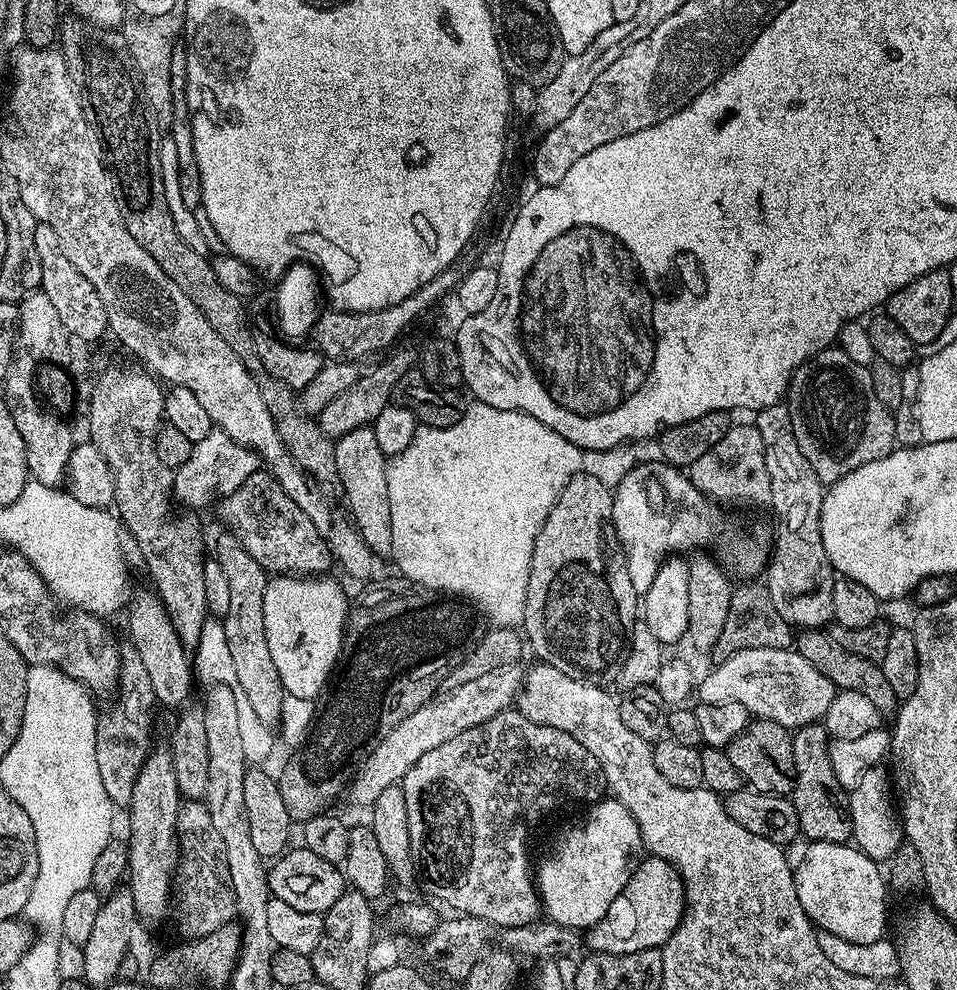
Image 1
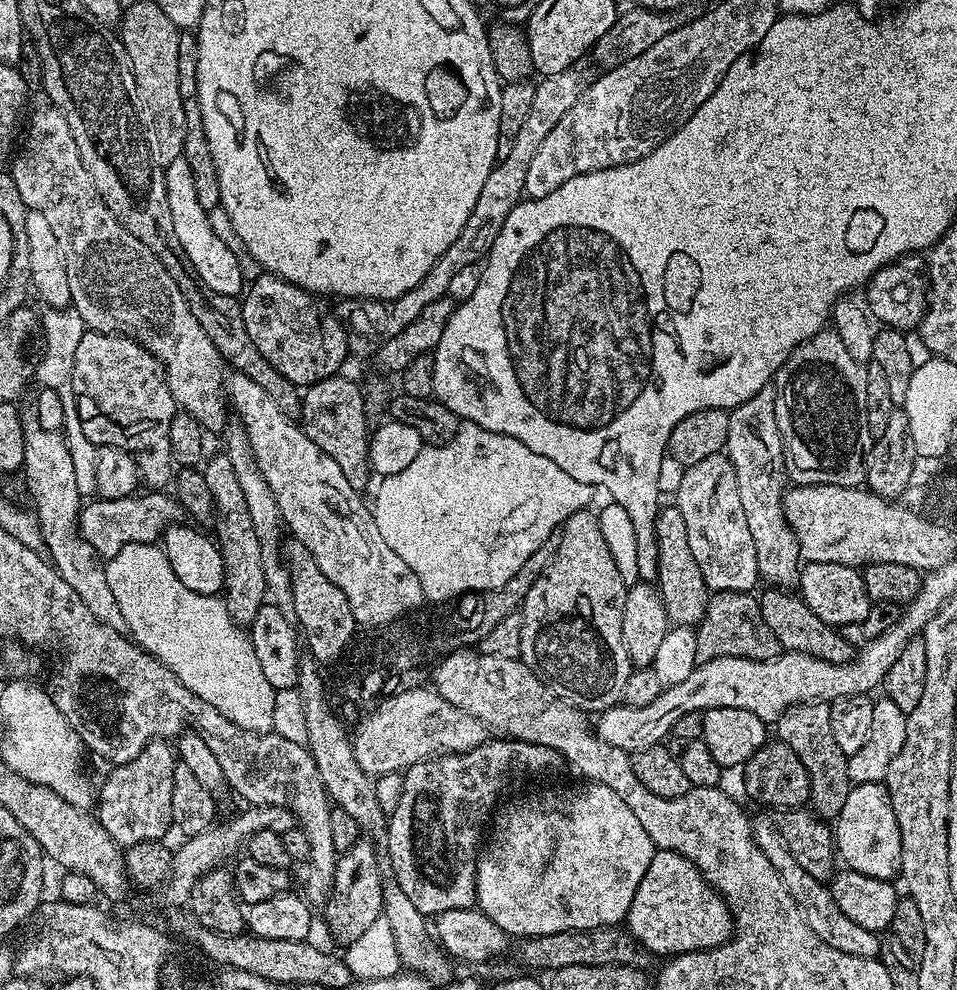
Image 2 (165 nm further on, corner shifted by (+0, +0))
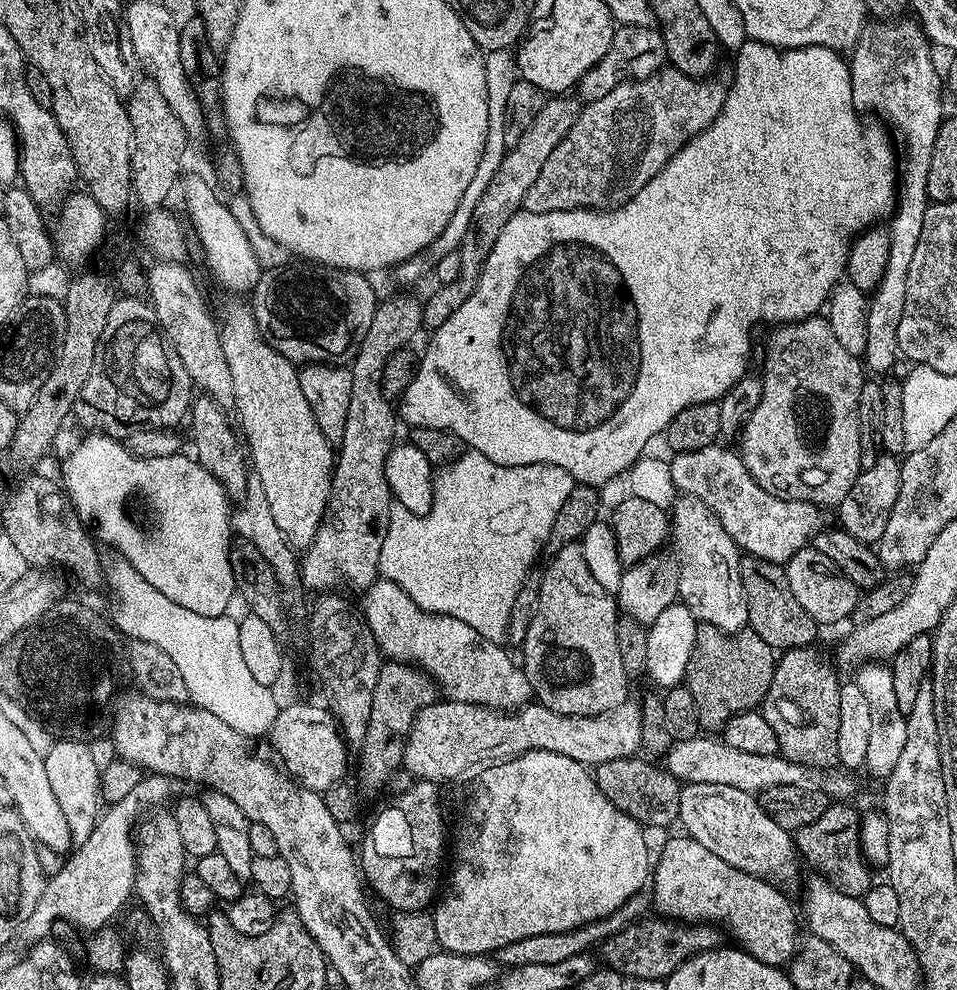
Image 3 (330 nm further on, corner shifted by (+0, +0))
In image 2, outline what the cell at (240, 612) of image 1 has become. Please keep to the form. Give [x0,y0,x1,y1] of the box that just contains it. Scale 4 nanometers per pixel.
[202,454,266,626]

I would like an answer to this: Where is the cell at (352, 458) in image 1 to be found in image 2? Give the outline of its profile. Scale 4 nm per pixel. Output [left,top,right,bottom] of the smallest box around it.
[299,374,374,490]

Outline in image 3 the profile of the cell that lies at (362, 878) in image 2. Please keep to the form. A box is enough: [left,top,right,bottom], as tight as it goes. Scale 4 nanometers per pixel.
[356,660,438,792]

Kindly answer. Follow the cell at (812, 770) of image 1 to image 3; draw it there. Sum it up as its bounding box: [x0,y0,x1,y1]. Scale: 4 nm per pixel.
[762,647,841,769]

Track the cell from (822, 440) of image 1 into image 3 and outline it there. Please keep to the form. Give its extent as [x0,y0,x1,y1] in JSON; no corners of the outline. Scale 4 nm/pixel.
[739,315,865,506]

